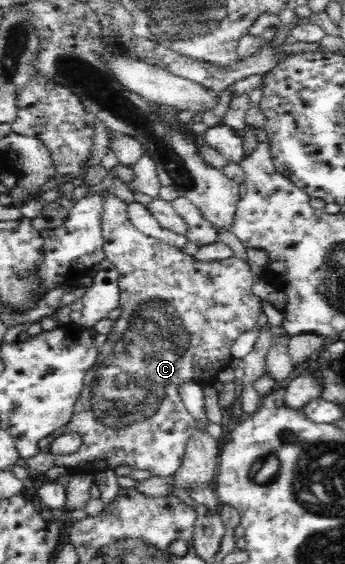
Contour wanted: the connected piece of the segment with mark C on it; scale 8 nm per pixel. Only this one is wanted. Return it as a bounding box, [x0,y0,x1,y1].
[22,191,263,477]

